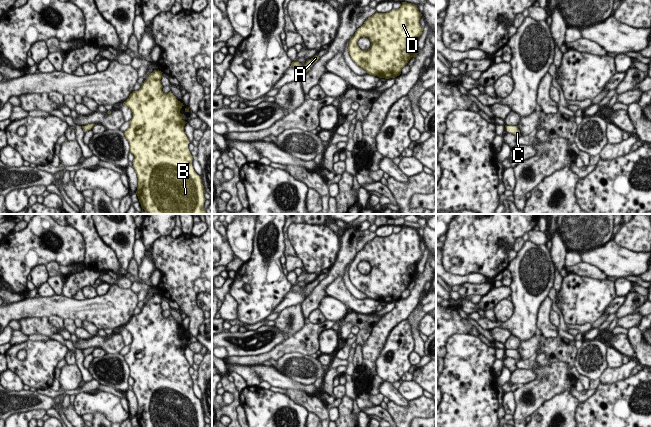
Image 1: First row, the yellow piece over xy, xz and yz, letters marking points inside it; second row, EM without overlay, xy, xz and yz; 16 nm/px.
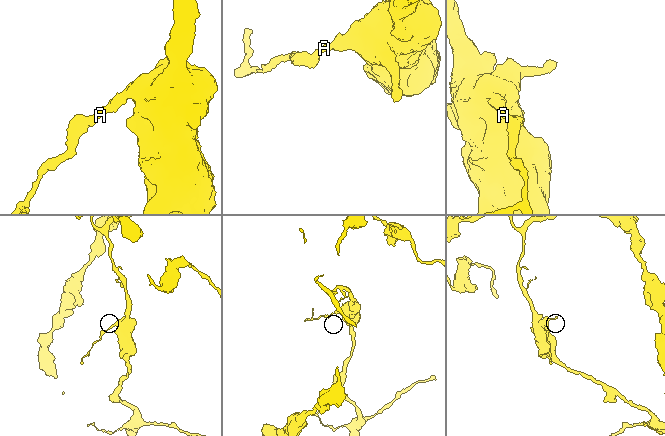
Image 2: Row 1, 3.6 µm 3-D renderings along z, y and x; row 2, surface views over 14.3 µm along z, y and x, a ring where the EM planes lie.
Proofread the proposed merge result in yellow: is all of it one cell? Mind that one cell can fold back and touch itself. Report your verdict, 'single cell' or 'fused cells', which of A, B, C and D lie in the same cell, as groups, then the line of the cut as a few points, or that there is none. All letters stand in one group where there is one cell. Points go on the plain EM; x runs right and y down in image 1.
single cell | A B C D | no cut

